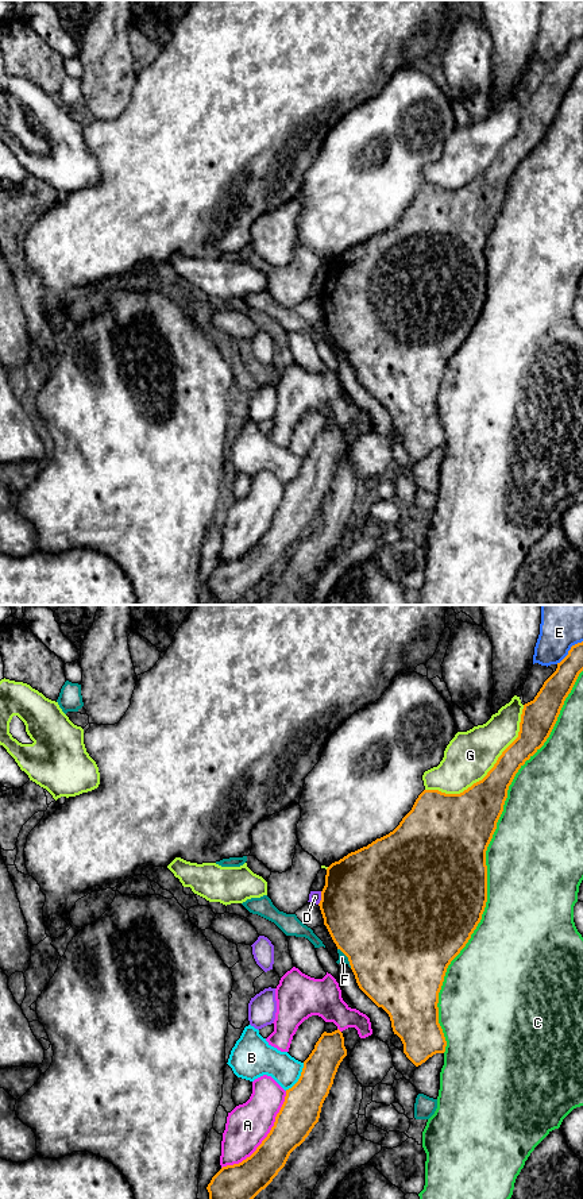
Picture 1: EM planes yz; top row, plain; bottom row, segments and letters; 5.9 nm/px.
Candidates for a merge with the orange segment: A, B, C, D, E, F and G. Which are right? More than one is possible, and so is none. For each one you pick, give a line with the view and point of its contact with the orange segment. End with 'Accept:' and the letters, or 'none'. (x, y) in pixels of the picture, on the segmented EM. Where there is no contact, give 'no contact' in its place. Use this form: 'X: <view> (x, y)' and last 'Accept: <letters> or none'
Accept: none

